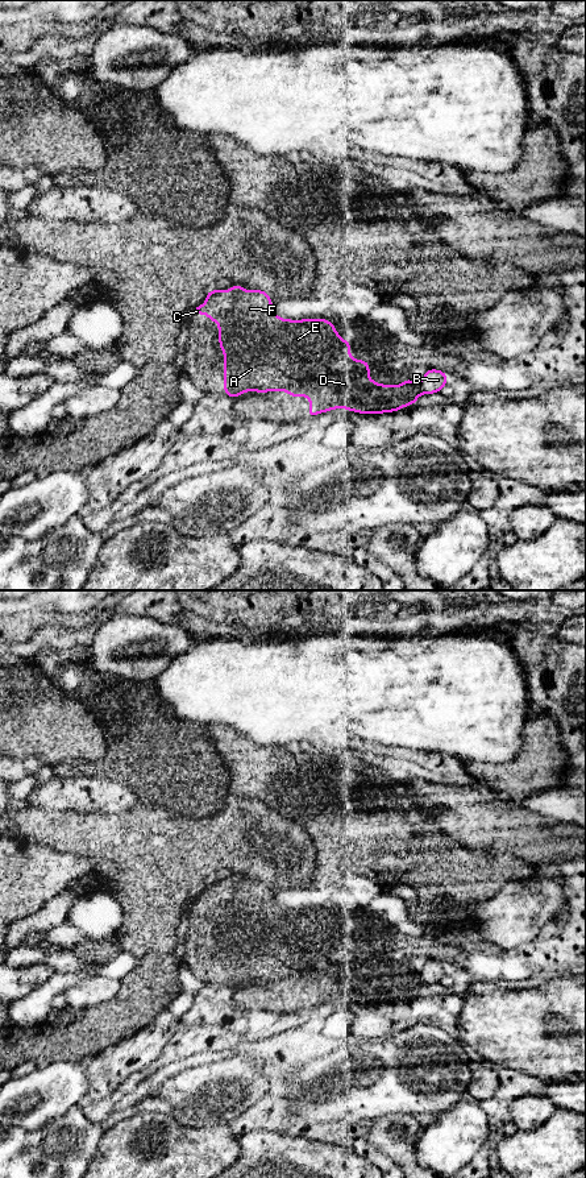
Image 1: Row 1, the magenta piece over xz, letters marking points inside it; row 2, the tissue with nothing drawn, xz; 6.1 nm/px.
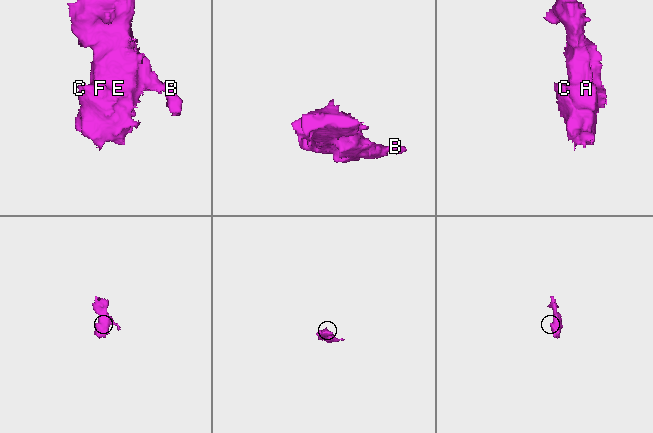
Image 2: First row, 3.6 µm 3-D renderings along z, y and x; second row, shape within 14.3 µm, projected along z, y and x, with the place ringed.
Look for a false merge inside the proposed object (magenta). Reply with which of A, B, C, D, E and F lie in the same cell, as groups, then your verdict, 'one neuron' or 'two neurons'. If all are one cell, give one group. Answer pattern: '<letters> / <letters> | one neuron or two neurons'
A C D E F / B | two neurons

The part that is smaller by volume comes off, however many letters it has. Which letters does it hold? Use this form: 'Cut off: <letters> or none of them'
Cut off: B

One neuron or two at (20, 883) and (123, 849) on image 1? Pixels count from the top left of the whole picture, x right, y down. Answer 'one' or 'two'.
two

